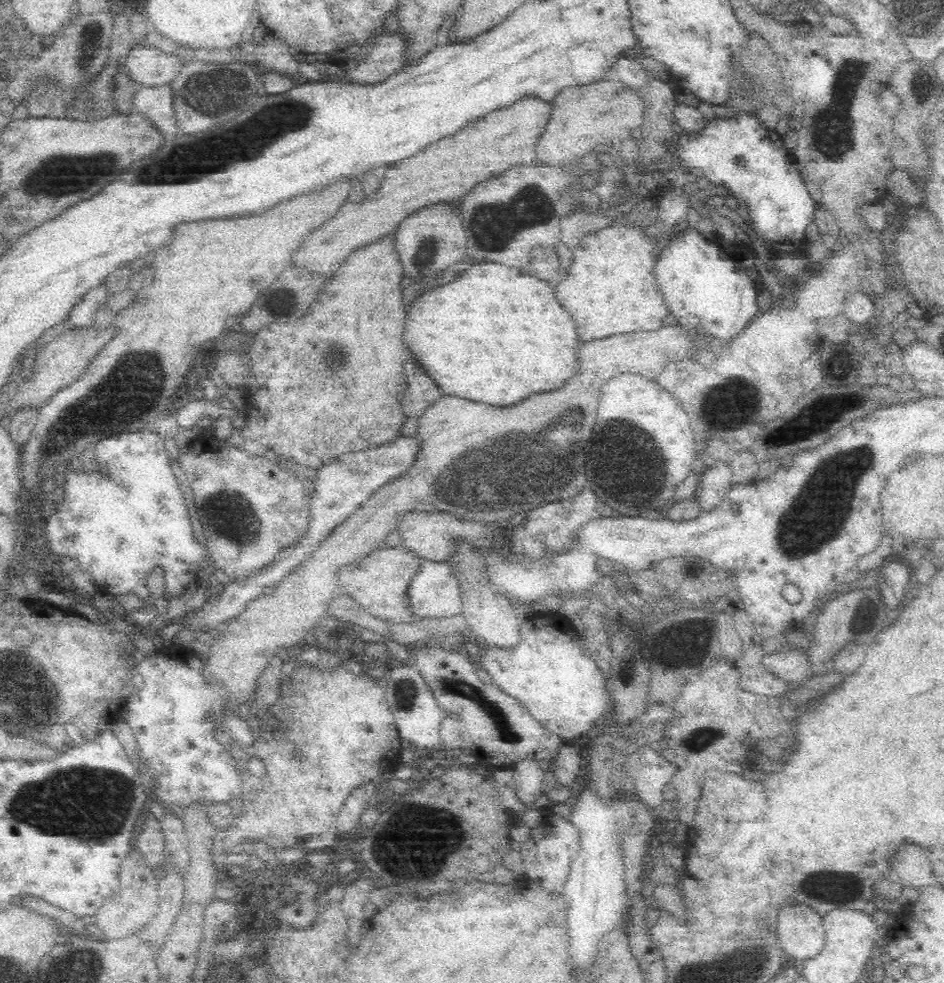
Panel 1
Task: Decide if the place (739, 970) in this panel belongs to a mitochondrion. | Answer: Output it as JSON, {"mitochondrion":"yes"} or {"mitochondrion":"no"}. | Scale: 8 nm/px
{"mitochondrion":"yes"}

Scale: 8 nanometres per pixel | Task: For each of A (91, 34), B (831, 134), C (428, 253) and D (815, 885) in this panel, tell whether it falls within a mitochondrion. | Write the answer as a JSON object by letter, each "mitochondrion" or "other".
{"A":"other","B":"mitochondrion","C":"mitochondrion","D":"mitochondrion"}

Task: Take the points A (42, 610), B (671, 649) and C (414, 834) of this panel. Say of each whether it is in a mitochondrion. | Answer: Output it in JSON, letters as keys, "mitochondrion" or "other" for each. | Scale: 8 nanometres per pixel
{"A":"other","B":"mitochondrion","C":"mitochondrion"}

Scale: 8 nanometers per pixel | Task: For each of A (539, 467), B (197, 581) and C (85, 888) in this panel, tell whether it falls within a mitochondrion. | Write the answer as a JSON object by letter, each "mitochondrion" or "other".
{"A":"mitochondrion","B":"other","C":"other"}

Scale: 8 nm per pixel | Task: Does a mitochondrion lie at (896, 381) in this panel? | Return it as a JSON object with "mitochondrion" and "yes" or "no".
{"mitochondrion":"no"}

